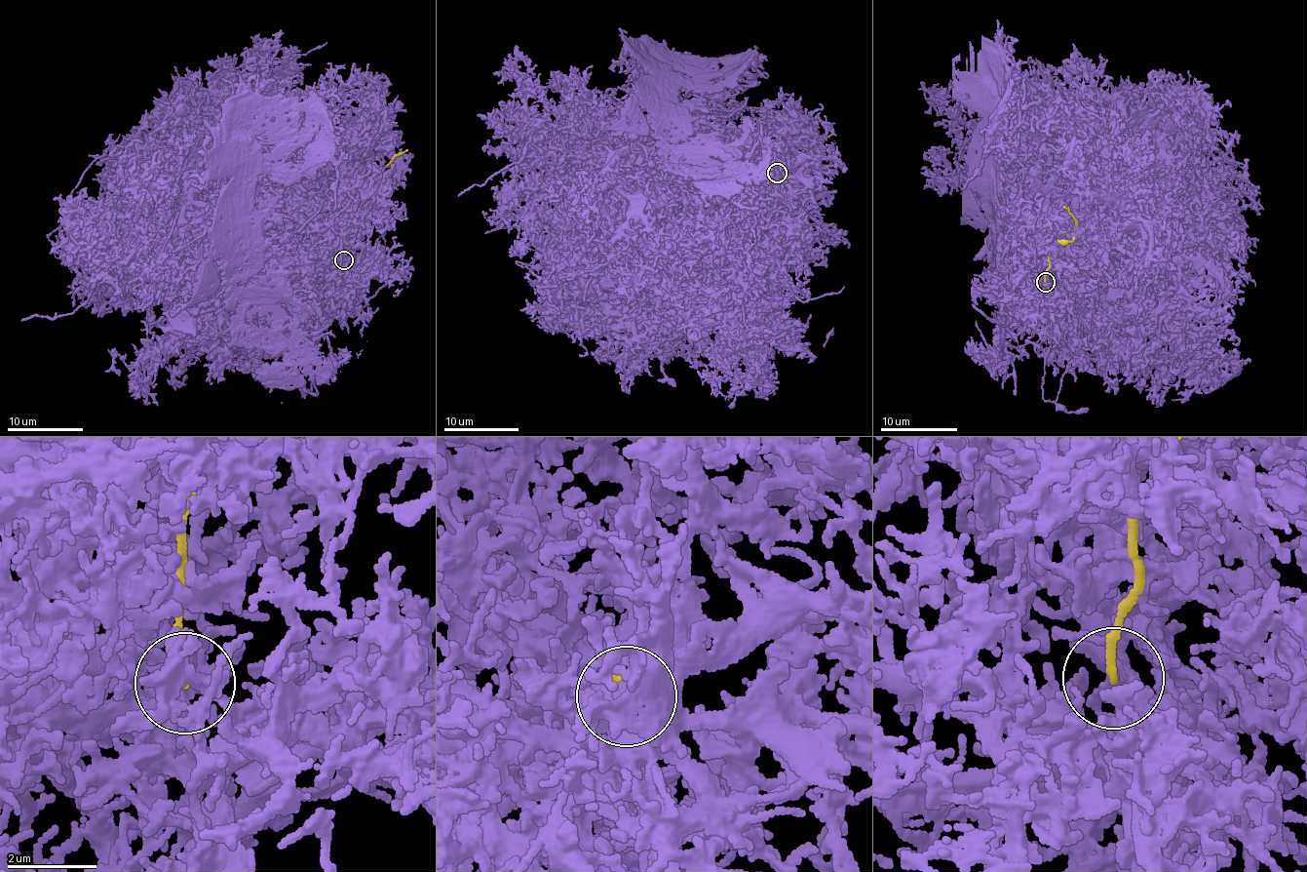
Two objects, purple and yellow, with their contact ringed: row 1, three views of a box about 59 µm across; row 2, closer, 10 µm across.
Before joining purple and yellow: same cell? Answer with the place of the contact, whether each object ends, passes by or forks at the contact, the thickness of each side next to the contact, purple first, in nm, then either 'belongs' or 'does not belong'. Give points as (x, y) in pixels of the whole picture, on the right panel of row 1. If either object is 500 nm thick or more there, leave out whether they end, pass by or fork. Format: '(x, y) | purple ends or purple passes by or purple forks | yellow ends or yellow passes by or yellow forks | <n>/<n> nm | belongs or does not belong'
(1045, 282) | purple ends | yellow ends | 200/170 nm | does not belong

